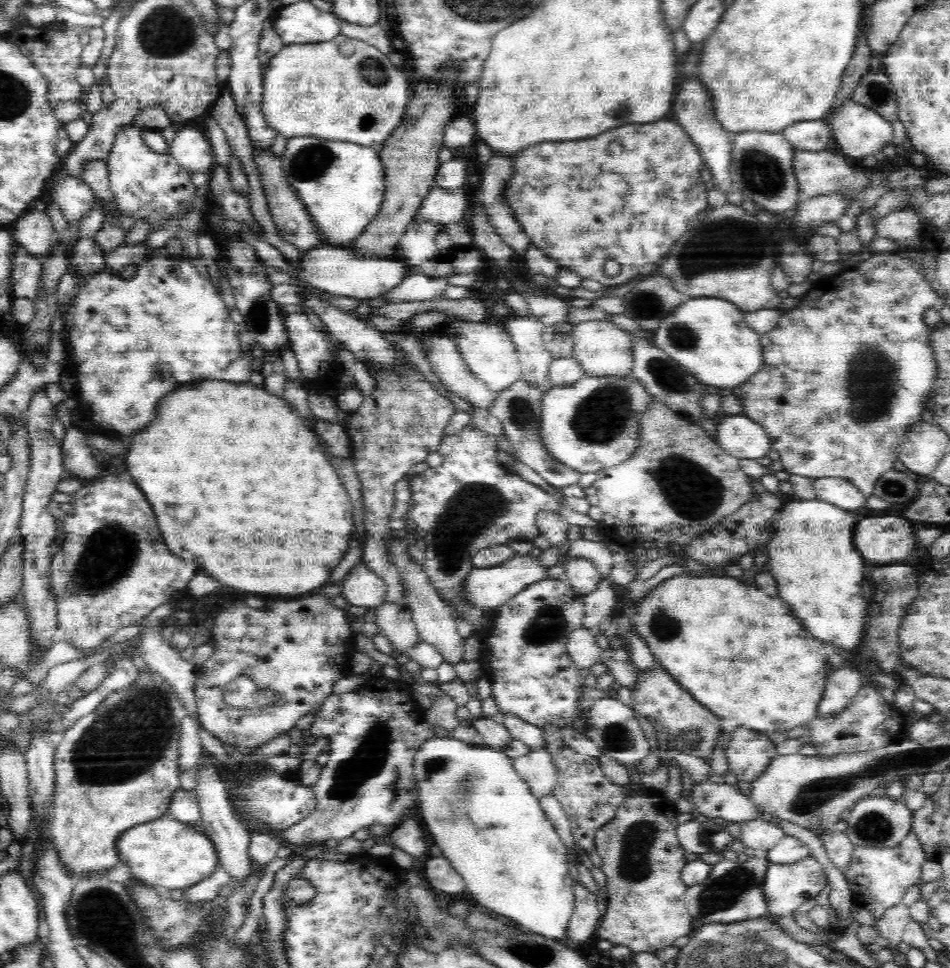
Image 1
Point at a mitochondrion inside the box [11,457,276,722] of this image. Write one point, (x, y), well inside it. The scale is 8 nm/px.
(110, 554)

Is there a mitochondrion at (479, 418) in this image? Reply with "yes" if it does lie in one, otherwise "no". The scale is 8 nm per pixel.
no

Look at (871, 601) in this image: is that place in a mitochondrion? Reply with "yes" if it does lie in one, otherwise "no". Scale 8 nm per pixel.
no

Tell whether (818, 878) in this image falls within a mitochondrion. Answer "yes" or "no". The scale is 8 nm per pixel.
no

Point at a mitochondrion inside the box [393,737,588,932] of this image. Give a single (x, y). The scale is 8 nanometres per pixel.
(468, 781)

